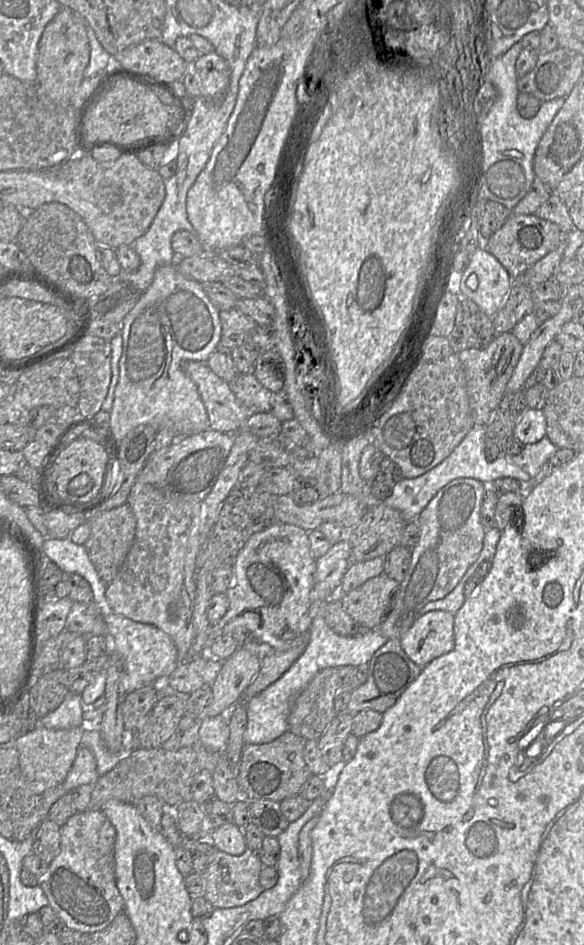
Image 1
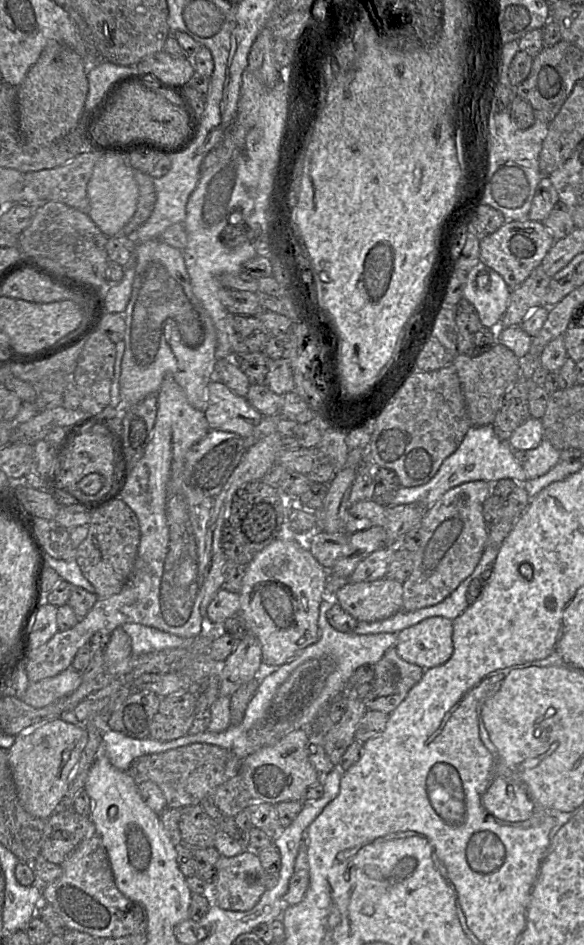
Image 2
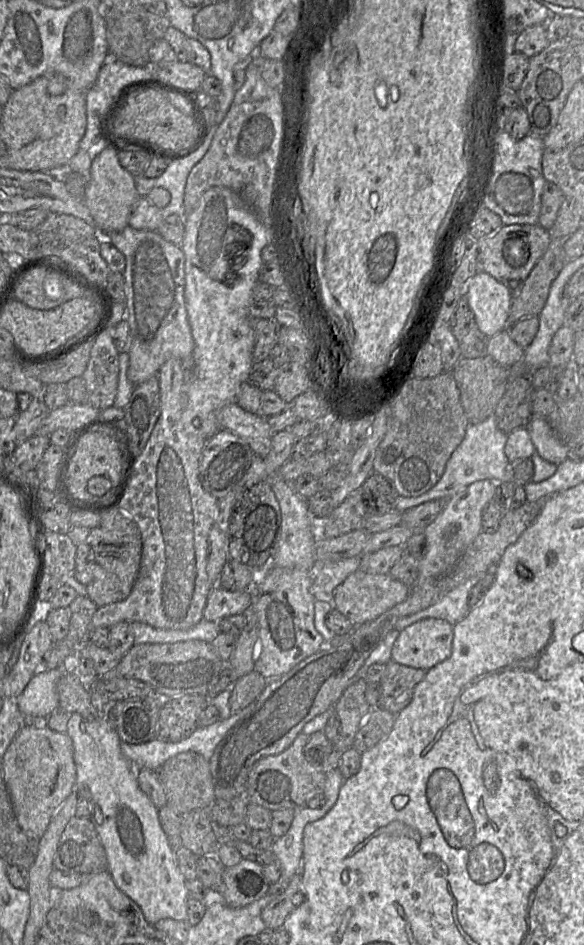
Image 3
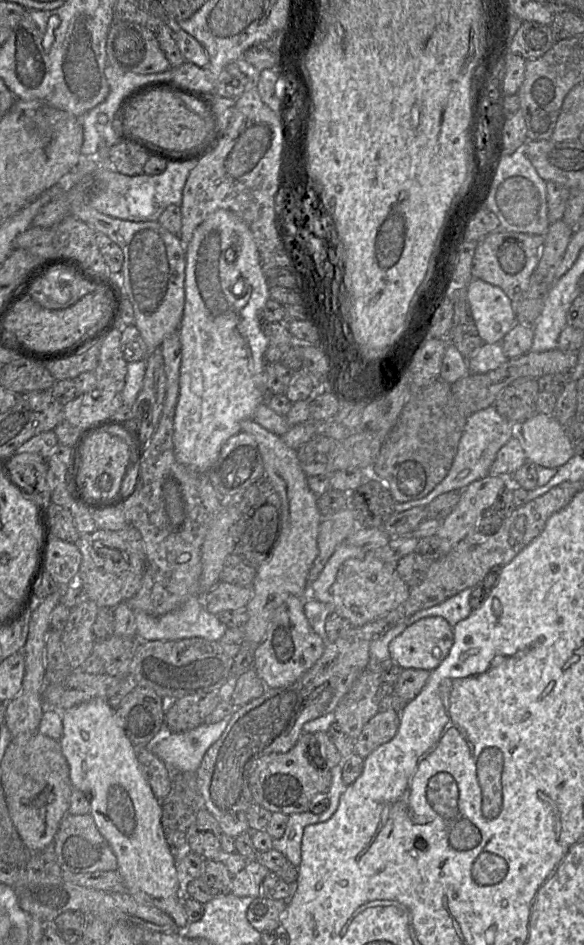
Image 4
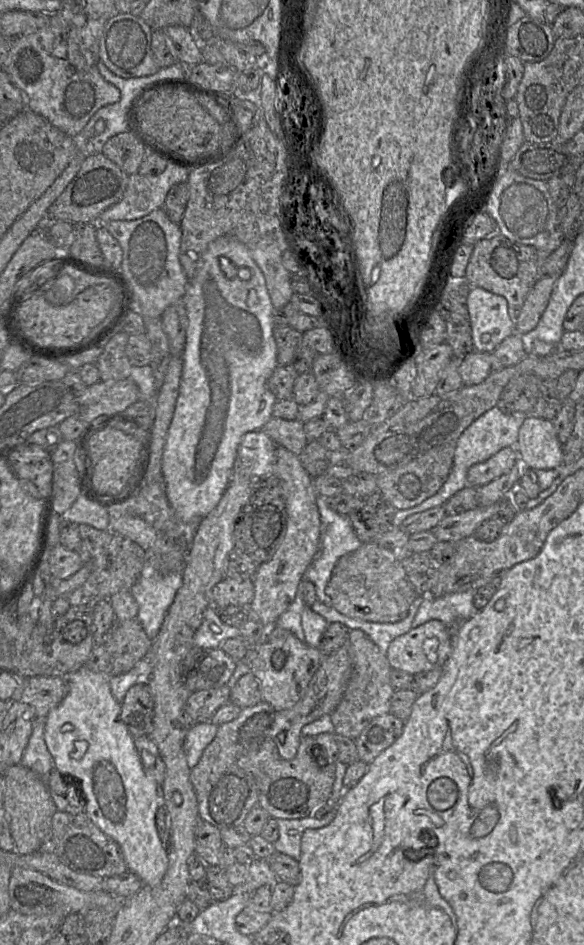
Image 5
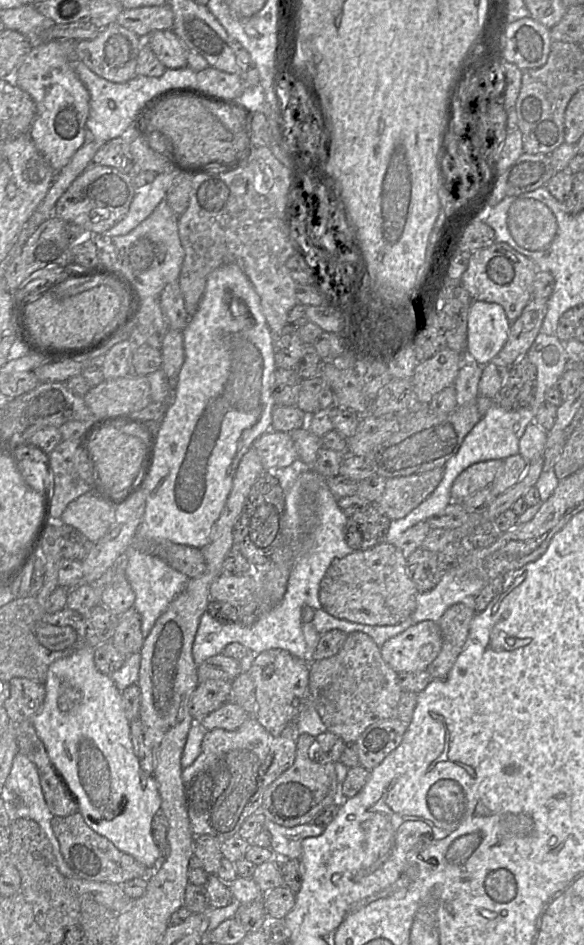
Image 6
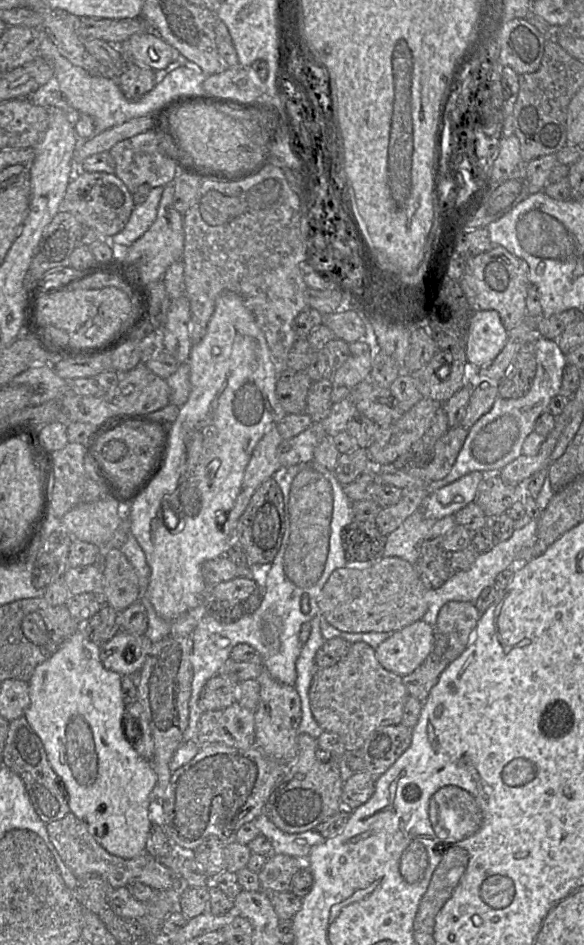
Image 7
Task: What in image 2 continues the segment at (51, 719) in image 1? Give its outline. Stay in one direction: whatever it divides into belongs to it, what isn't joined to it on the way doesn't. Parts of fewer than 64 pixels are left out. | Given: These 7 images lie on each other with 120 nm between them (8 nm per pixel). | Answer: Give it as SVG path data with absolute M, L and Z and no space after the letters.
M68 668L56 676L30 683L22 701L34 708L41 708L71 694L82 682L82 672Z

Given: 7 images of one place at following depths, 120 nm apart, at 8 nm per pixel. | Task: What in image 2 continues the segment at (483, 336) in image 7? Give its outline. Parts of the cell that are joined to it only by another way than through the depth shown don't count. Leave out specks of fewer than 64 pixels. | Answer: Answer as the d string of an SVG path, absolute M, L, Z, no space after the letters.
M482 262L467 274L463 298L477 310L481 323L497 329L508 307L511 289L504 279Z

